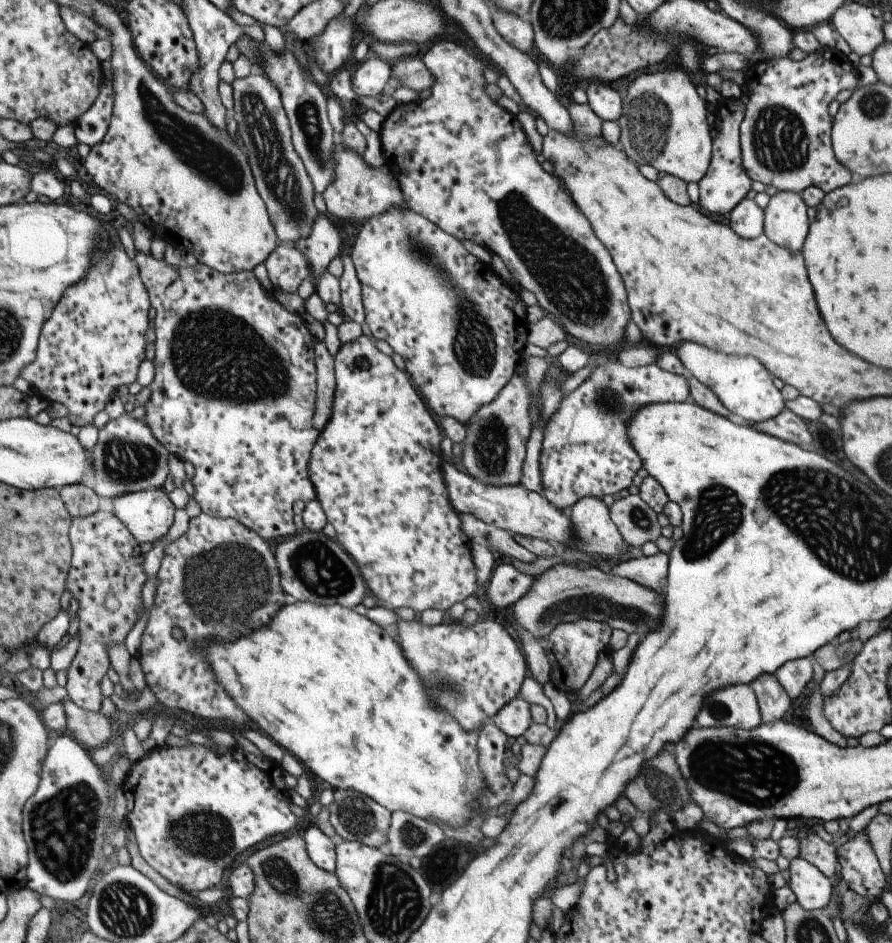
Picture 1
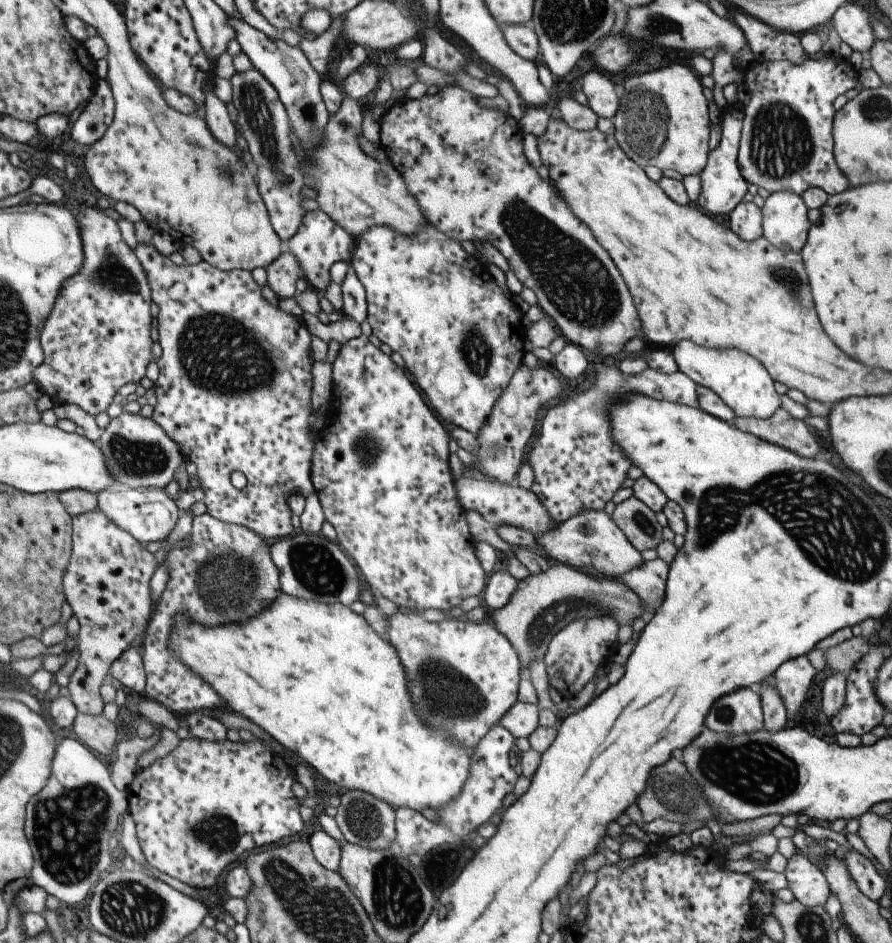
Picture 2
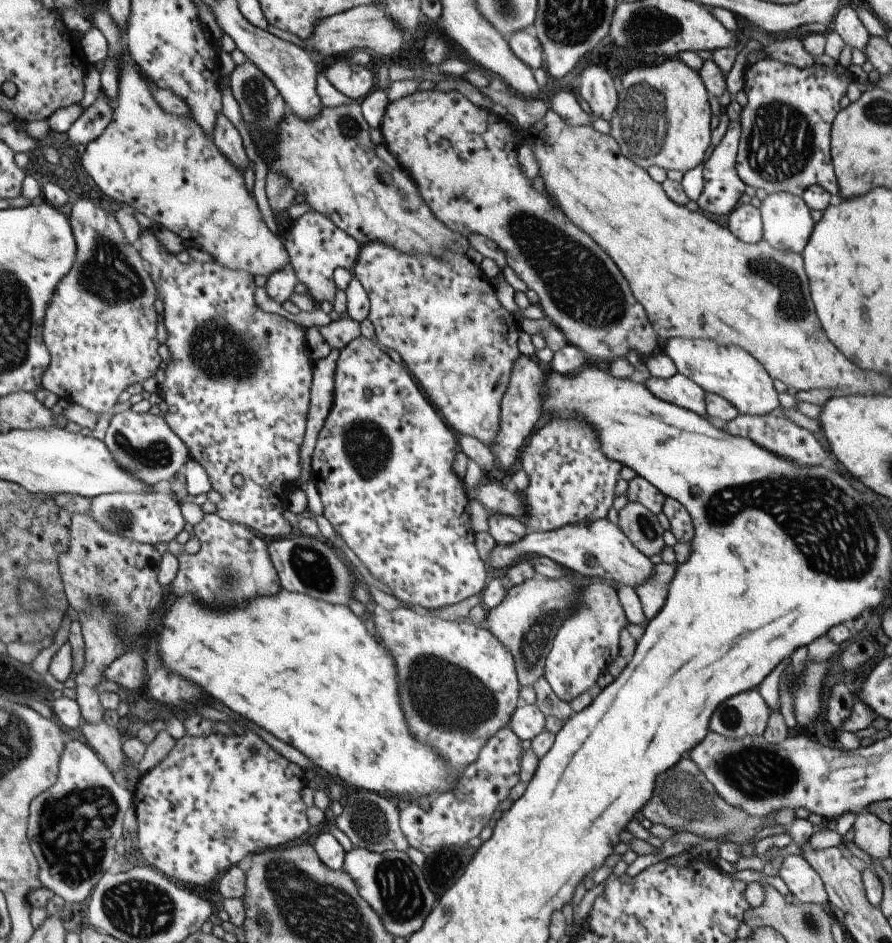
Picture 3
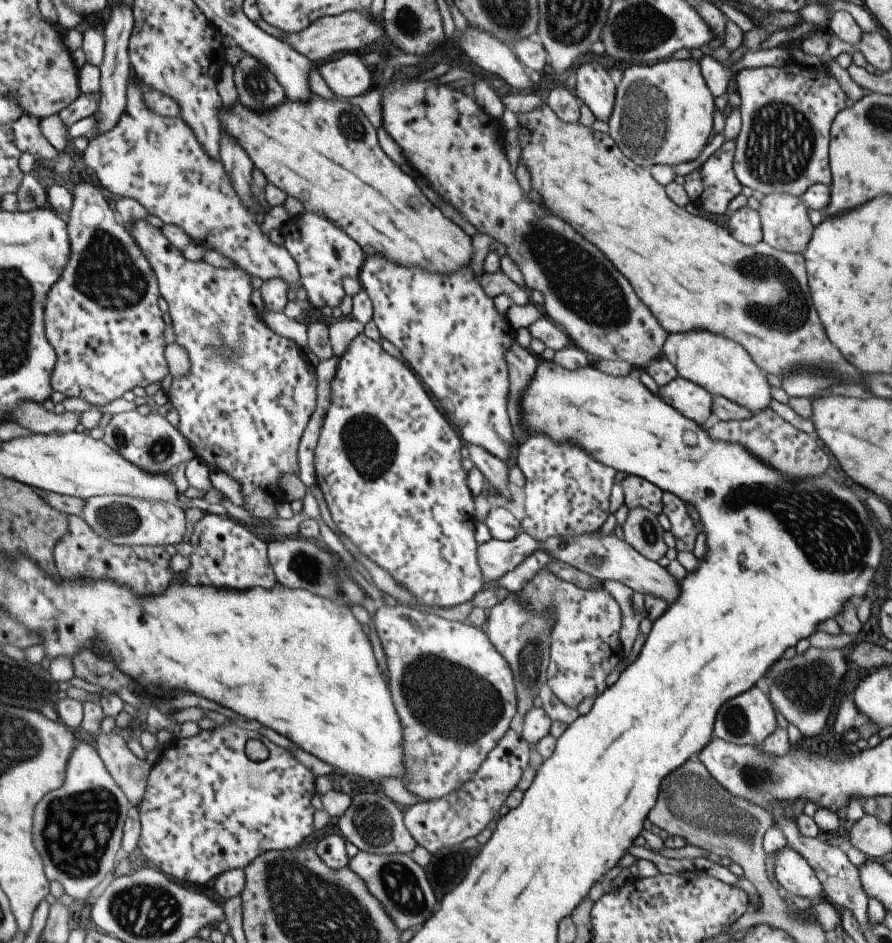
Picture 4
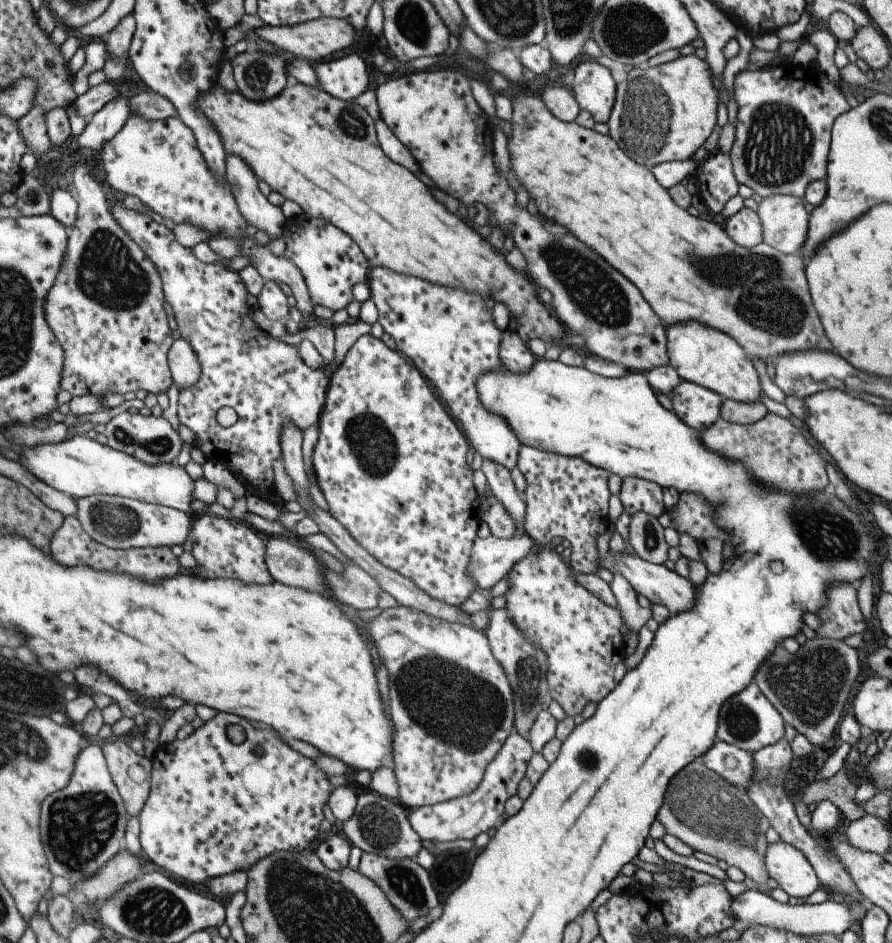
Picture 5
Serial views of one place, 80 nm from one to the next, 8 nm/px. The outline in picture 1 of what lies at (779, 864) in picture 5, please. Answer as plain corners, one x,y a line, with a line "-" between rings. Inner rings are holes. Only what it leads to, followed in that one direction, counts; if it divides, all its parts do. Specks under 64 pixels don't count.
799,856
789,861
788,872
788,886
797,903
805,910
826,906
833,890
833,881
825,878
817,868

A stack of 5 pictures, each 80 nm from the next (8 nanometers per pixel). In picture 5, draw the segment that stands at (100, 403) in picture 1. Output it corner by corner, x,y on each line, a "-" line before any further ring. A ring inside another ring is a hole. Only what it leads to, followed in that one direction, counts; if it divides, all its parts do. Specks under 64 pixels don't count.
76,163
70,172
71,190
77,203
76,217
73,226
66,230
66,249
44,298
45,320
63,351
60,390
67,390
72,396
91,394
98,399
107,393
135,393
136,390
156,396
165,393
172,384
166,354
174,340
163,310
165,300
158,272
139,246
113,220
105,194
85,163

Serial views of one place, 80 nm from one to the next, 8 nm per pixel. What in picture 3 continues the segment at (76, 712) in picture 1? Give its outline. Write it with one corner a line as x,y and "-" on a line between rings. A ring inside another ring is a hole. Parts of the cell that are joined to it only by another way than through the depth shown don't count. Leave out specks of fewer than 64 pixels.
103,720
93,724
82,722
79,728
85,738
85,744
94,750
94,753
99,757
99,760
104,762
111,774
123,768
125,755
117,730
105,724

